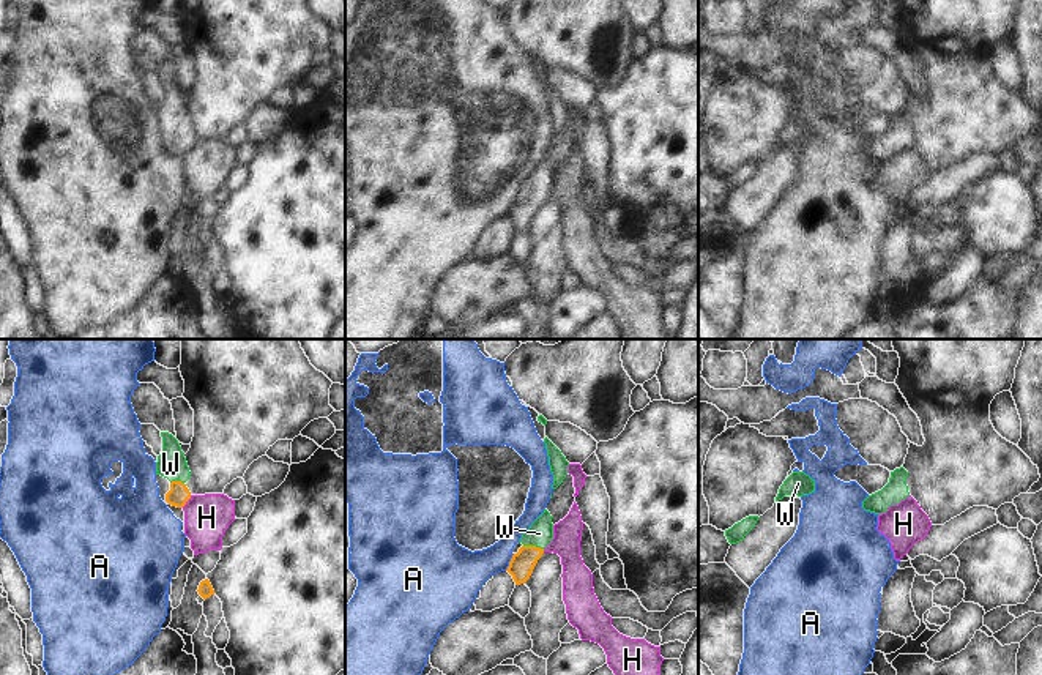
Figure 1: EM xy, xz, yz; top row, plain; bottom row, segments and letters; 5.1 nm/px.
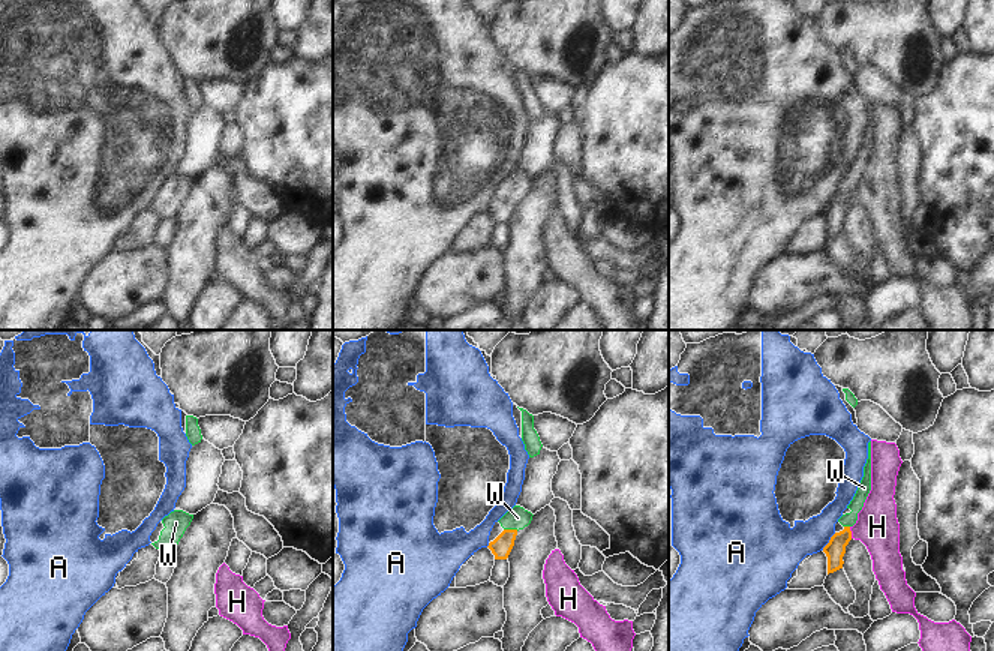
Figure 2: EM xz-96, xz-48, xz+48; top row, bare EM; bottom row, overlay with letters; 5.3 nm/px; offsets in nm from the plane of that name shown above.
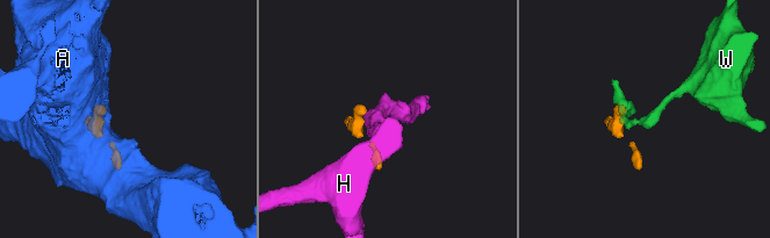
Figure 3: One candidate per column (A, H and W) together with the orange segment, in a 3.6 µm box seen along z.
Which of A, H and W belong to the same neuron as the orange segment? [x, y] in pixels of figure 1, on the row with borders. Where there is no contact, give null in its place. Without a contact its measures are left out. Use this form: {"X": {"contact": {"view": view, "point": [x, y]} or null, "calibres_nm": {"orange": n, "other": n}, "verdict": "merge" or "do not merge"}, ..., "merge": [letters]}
{"A": {"contact": {"view": "xz", "point": [509, 562]}, "calibres_nm": {"orange": 130, "other": 240}, "verdict": "do not merge"}, "H": {"contact": {"view": "xy", "point": [186, 500]}, "calibres_nm": {"orange": 110, "other": 240}, "verdict": "do not merge"}, "W": {"contact": {"view": "xz", "point": [533, 546]}, "calibres_nm": {"orange": 130, "other": 130}, "verdict": "merge"}, "merge": ["W"]}

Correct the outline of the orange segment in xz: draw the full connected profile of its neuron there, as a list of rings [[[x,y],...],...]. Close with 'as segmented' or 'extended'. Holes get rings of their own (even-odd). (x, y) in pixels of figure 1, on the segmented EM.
[[[544,509],[544,513],[522,535],[519,543],[523,546],[512,555],[506,569],[512,576],[515,585],[525,584],[530,579],[538,560],[542,557],[544,549],[552,543],[552,539],[552,516]]]; extended

